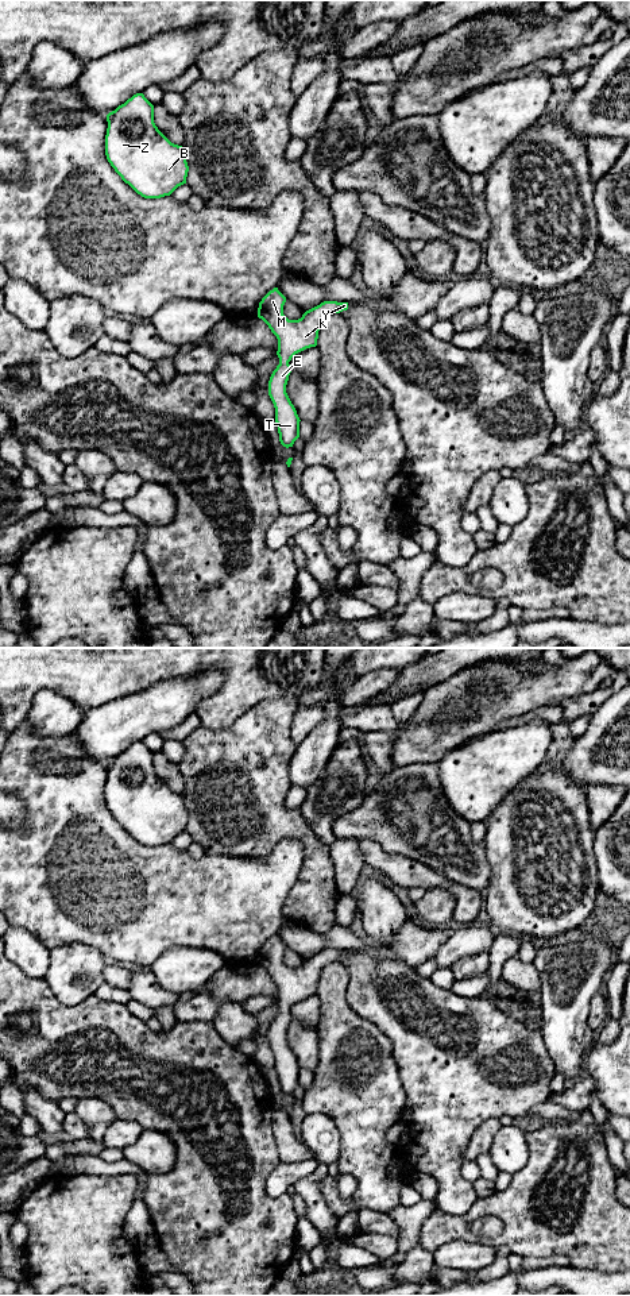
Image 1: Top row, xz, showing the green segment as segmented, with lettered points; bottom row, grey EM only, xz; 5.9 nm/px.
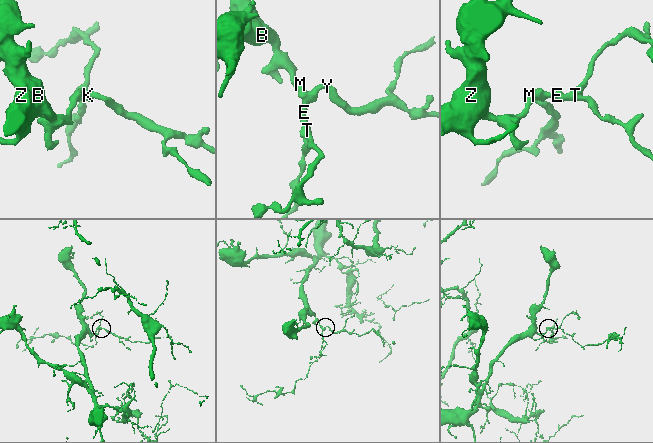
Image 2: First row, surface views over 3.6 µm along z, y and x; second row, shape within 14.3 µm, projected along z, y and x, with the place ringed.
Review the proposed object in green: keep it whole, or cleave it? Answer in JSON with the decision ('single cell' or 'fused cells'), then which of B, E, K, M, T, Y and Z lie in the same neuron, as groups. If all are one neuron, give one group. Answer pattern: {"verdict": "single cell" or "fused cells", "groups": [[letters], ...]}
{"verdict": "single cell", "groups": [["B", "E", "K", "M", "T", "Y", "Z"]]}

